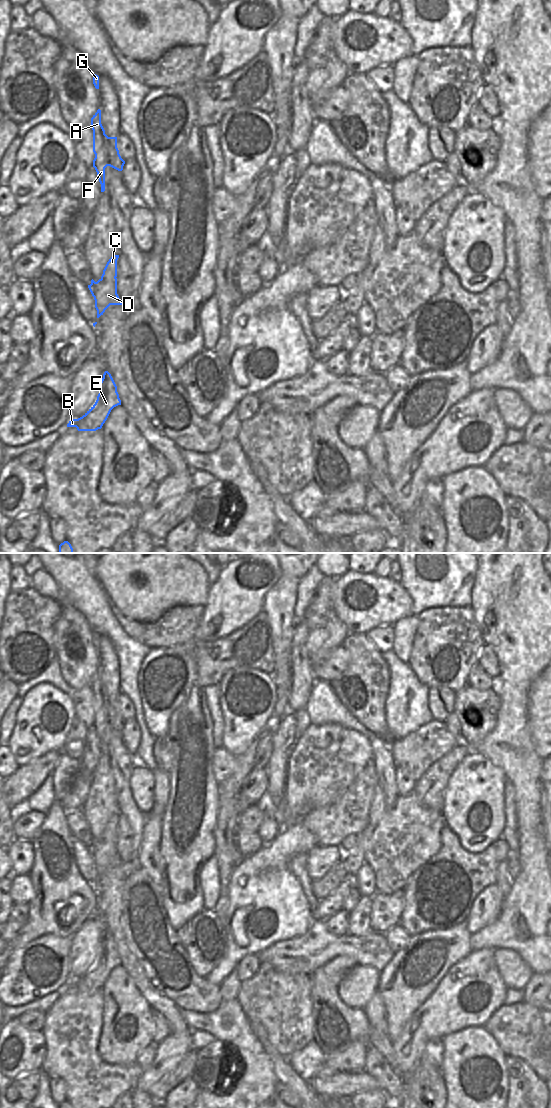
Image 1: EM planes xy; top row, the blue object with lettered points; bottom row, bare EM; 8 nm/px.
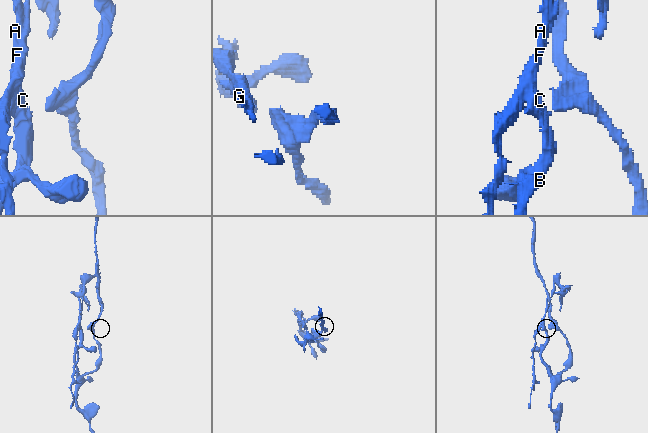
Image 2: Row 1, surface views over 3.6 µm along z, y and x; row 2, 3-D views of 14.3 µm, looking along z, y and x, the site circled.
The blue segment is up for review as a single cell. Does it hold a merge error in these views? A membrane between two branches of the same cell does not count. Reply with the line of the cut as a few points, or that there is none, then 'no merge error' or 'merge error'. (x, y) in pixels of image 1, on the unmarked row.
cut xy (98, 840), (98, 851), (93, 856); merge error

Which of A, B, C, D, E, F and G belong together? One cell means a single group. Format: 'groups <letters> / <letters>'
groups A C F G / B D E

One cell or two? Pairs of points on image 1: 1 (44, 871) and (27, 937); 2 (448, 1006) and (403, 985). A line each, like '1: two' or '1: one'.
1: one
2: two

